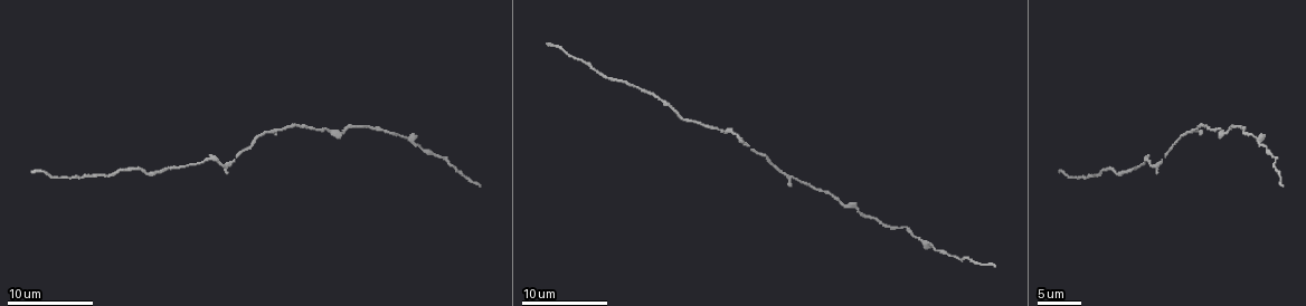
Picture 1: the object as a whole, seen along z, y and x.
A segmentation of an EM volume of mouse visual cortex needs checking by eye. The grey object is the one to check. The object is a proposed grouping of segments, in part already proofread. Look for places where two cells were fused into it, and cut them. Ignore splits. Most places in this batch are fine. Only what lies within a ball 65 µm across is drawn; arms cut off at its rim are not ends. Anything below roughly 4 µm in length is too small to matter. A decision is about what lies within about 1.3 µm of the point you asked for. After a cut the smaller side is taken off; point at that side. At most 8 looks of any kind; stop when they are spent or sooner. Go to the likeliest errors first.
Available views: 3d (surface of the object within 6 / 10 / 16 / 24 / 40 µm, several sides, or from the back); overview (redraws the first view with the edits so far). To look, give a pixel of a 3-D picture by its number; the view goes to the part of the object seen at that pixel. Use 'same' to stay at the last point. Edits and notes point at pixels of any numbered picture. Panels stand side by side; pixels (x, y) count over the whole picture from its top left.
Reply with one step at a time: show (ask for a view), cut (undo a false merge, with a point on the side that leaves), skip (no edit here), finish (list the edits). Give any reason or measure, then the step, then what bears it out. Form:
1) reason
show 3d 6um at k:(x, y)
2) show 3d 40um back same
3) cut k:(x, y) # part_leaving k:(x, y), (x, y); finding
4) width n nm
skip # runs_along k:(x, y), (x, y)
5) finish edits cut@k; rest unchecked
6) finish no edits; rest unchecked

two arms in line, one across
show 3d 16um at 1:(794, 178)

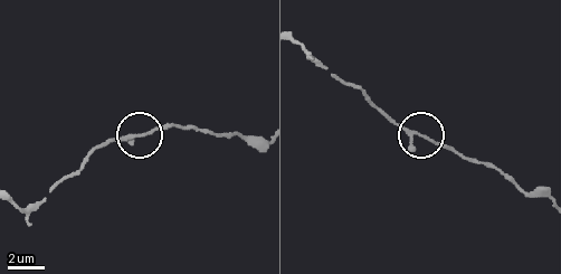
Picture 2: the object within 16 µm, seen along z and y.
show 3d 16um back at 2:(142, 133)

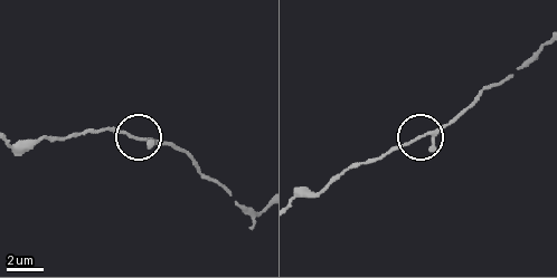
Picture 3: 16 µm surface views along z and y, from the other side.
width 140 nm
skip # runs_along 3:(472, 105), (442, 127), (396, 145), (376, 160); continuous, no second cell

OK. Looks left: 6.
thin neck
show 3d 10um at 1:(1253, 135)

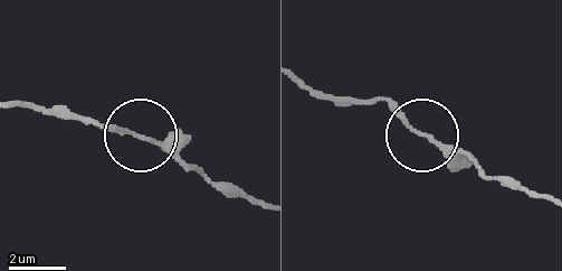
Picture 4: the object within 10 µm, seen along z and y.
width 130 nm
skip # runs_along 4:(19, 109), (85, 115), (142, 134), (190, 166); continuous, no second cell

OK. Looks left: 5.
a narrow waist
show 3d 6um at 1:(733, 134)

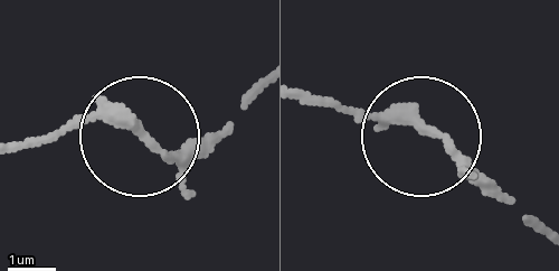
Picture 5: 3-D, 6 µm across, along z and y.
skip # runs_along 5:(252, 100), (179, 145), (120, 124), (27, 137); continuous, no second cell

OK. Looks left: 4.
calibre changes
show 3d 10um at 1:(345, 132)

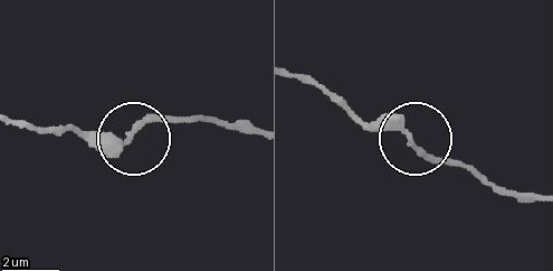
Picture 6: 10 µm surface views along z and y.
width 260 nm
skip # runs_along 6:(15, 123), (123, 138), (186, 118); continuous, no second cell

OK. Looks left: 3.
finish no edits; rest unchecked

